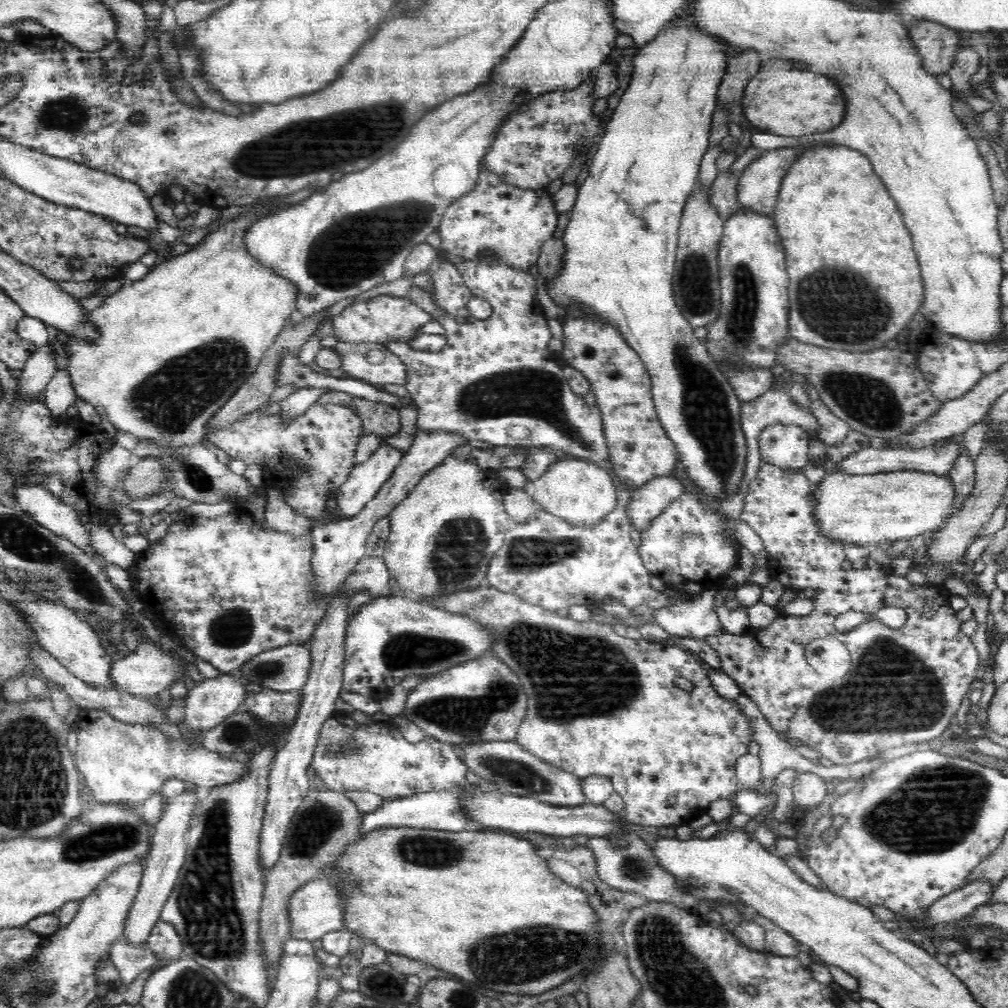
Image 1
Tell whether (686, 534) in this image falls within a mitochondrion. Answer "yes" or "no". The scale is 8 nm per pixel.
yes

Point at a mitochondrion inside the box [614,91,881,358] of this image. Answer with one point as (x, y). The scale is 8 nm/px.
(744, 307)

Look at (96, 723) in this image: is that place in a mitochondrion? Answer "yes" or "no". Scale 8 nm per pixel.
no

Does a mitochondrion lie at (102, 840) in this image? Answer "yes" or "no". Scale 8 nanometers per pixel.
yes

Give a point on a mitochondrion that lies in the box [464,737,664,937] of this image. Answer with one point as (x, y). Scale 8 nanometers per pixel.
(514, 771)

